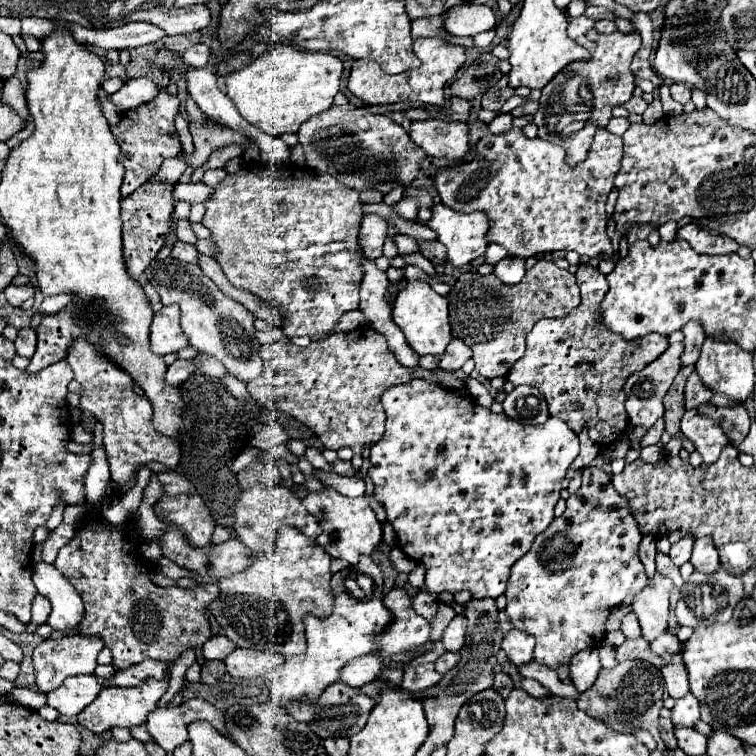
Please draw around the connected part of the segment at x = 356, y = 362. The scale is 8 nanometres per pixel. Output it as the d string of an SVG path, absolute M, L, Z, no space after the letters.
M361 326L347 334L331 334L325 340L311 342L307 348L299 348L287 342L273 342L261 346L259 356L263 360L263 370L255 380L247 382L249 396L267 408L287 412L311 428L329 450L347 446L355 454L361 454L365 448L373 446L385 432L385 412L381 406L383 392L395 384L407 384L413 380L411 370L405 368L389 350L385 336L371 326Z

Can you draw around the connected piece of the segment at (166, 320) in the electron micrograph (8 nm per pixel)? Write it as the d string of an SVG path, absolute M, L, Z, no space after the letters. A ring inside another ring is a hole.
M163 306L151 324L151 350L159 356L179 352L189 344L179 326L179 306Z

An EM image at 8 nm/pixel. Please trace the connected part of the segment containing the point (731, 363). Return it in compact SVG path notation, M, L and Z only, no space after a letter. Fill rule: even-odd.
M709 336L701 348L701 356L697 360L695 370L701 376L701 380L705 382L705 386L709 386L713 392L729 394L729 396L737 398L741 404L753 392L753 384L755 384L753 356L747 350L733 344L729 338L711 338Z

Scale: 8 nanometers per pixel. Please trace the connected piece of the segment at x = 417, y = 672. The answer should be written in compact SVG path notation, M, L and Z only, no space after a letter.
M433 662L419 664L419 666L413 666L413 668L405 668L405 676L403 676L401 688L409 690L409 692L419 692L419 690L433 688L435 684L439 684L441 678L443 678L443 674L435 672Z

